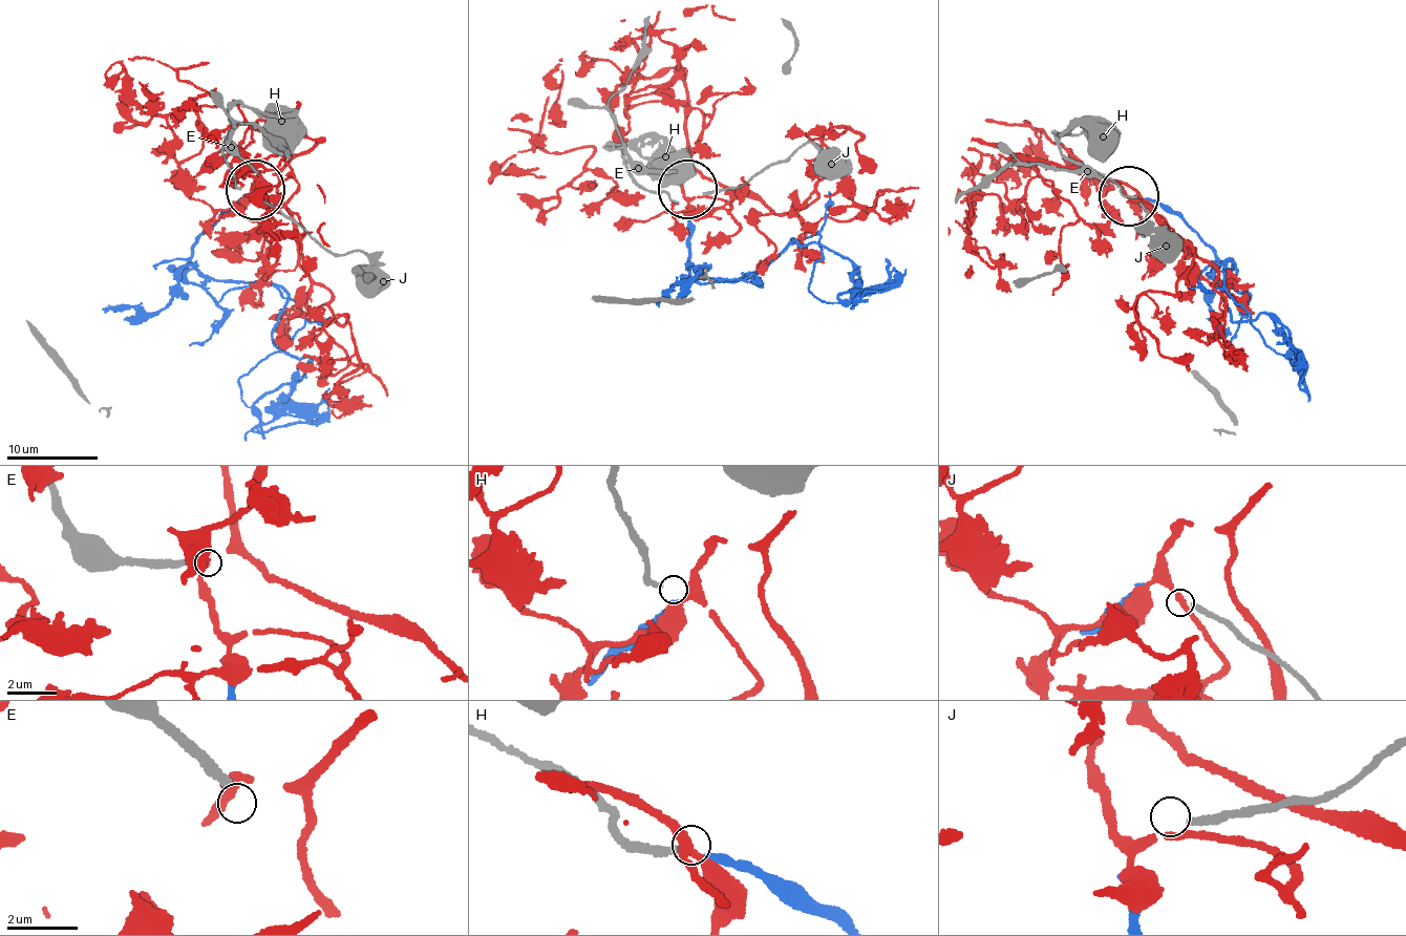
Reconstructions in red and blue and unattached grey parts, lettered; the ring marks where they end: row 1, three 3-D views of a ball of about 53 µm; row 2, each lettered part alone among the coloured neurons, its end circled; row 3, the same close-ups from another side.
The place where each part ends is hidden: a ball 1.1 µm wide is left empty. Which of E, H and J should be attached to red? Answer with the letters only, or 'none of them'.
none of them

